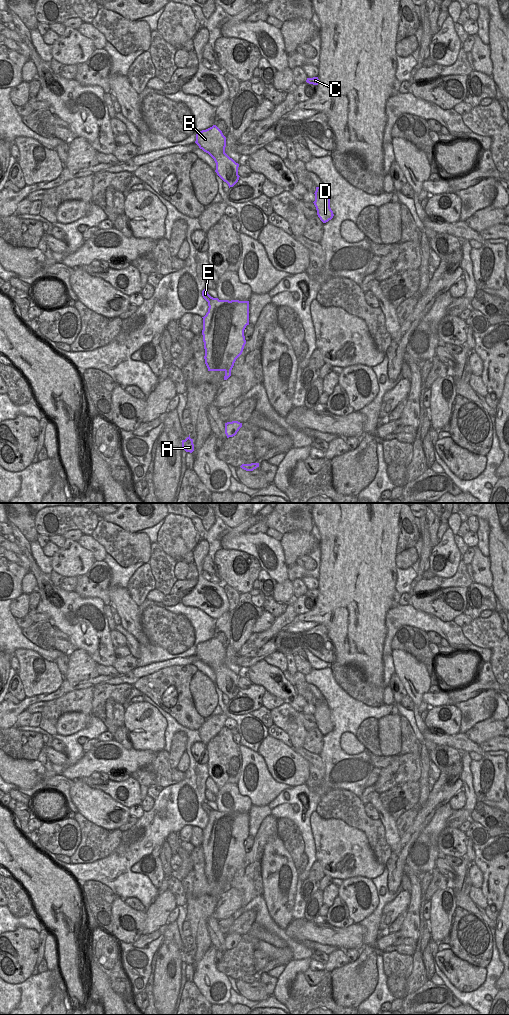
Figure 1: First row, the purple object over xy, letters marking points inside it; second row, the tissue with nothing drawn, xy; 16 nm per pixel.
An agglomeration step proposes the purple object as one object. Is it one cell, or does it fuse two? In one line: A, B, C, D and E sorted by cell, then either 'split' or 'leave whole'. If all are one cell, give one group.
A B C D / E | split

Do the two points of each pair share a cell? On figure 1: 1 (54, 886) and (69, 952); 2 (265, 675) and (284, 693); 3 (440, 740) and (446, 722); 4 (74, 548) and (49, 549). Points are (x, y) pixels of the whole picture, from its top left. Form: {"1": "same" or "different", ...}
{"1": "same", "2": "same", "3": "different", "4": "different"}

